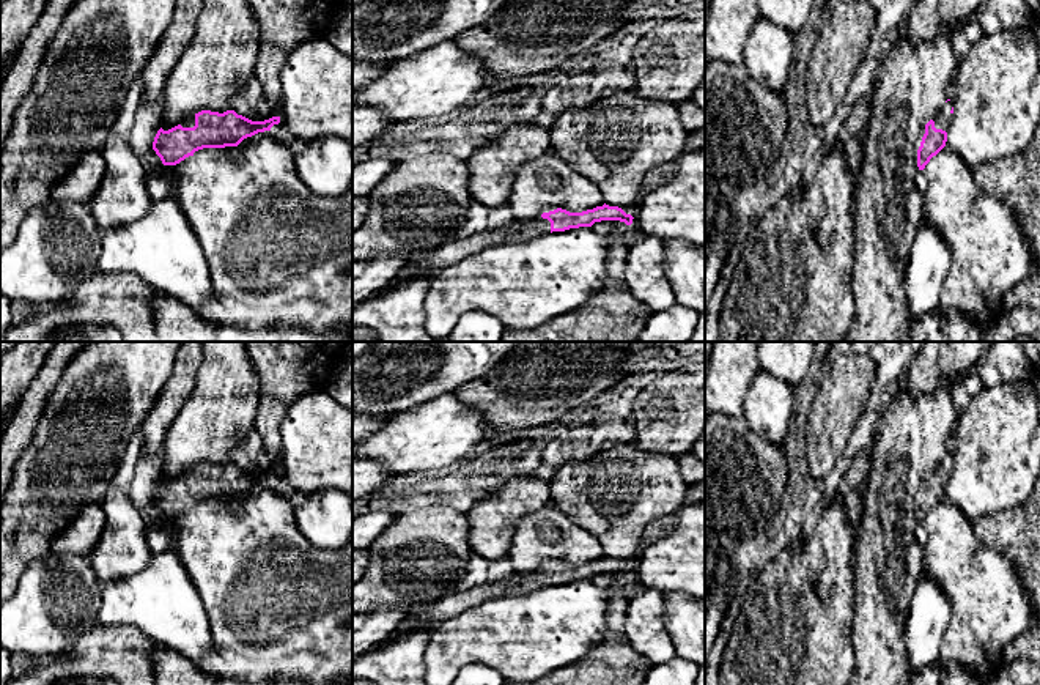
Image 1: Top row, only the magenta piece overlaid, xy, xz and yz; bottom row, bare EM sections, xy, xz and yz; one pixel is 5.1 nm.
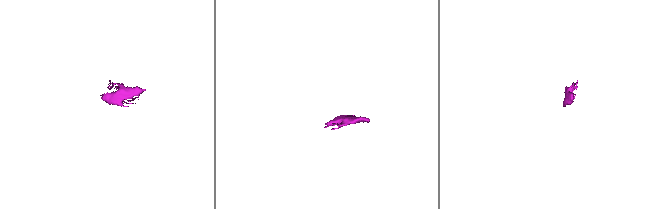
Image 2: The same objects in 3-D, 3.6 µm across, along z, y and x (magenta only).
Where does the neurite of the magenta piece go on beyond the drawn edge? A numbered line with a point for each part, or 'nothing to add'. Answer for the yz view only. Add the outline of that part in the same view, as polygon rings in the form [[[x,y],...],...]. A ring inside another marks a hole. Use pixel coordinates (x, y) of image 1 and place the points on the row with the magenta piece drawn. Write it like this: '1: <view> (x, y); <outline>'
1: yz (943, 118); [[[947,101],[939,110],[939,113],[933,118],[936,129],[949,132],[950,118],[952,118],[950,110],[952,110],[952,101]]]

